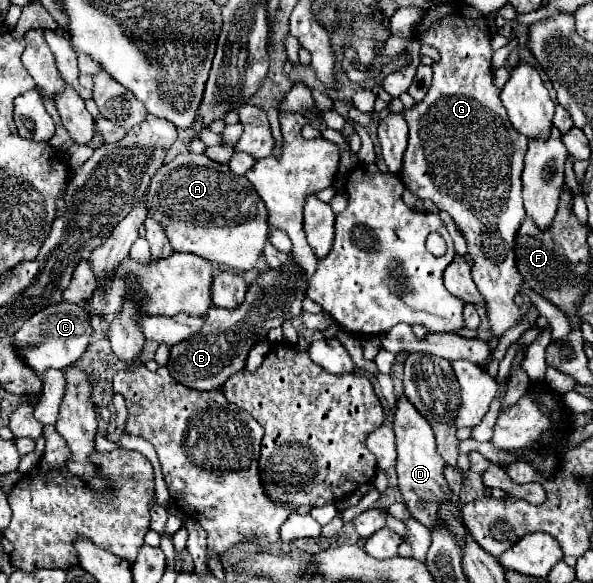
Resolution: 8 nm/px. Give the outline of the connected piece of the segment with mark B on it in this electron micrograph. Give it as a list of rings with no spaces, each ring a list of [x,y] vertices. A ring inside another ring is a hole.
[[[288,254],[288,262],[282,270],[264,270],[248,288],[246,300],[236,310],[220,310],[210,308],[206,314],[206,324],[200,332],[192,334],[192,338],[170,348],[168,370],[172,378],[180,384],[196,390],[216,390],[220,388],[228,376],[240,372],[246,366],[248,352],[260,340],[266,340],[268,330],[278,328],[286,322],[286,314],[300,316],[302,300],[306,298],[306,278],[300,274],[296,262],[292,262],[292,254]]]

